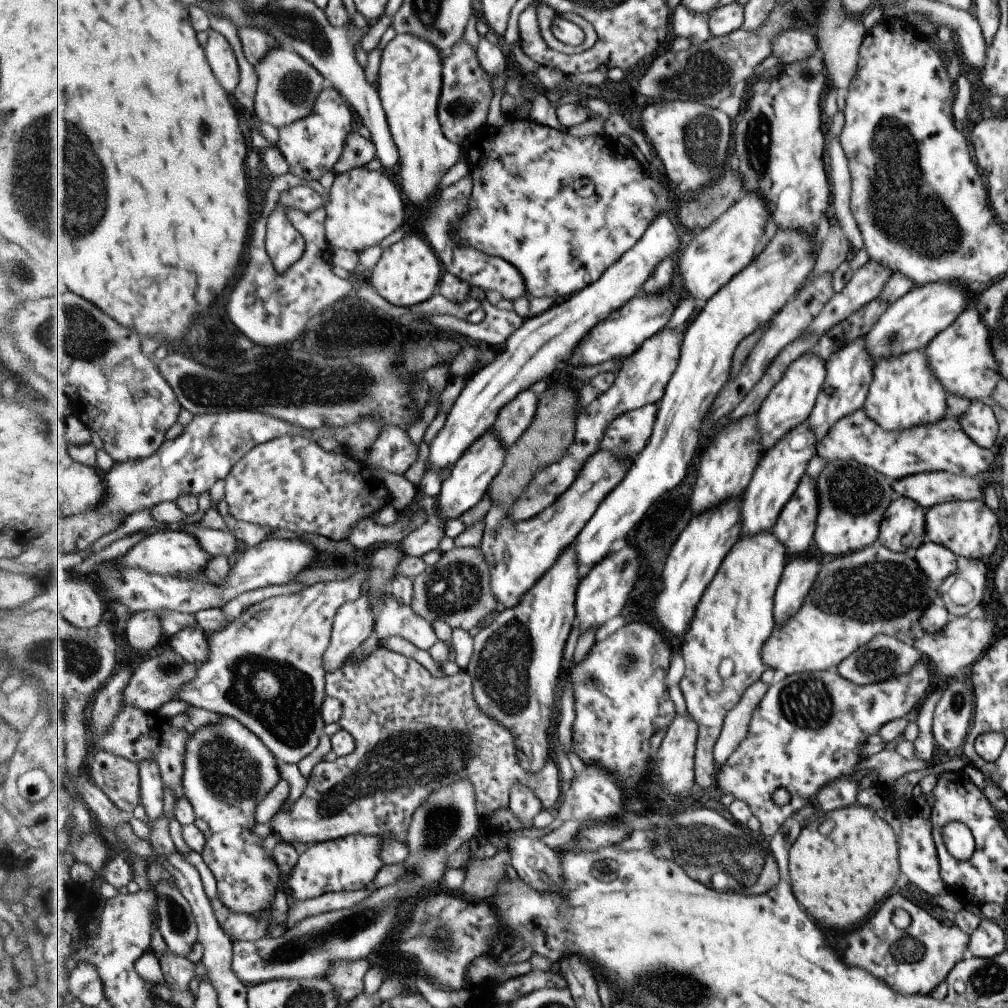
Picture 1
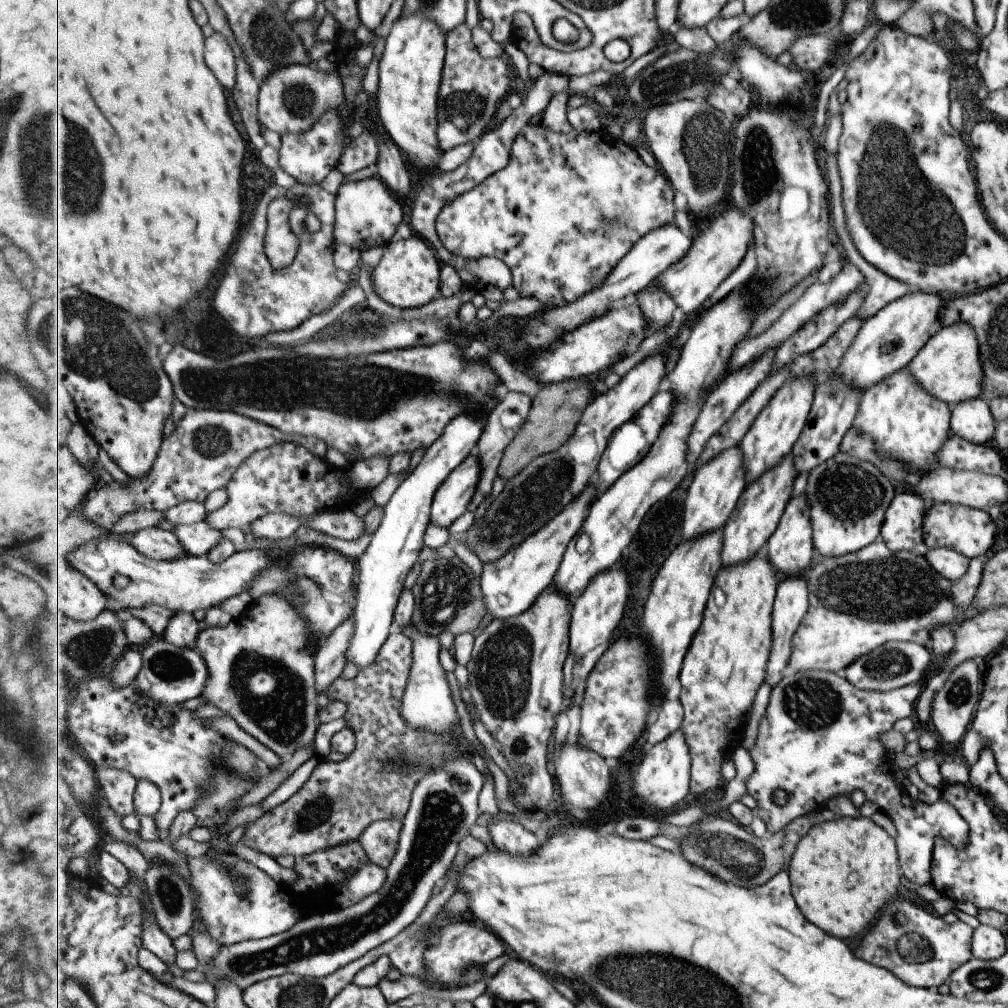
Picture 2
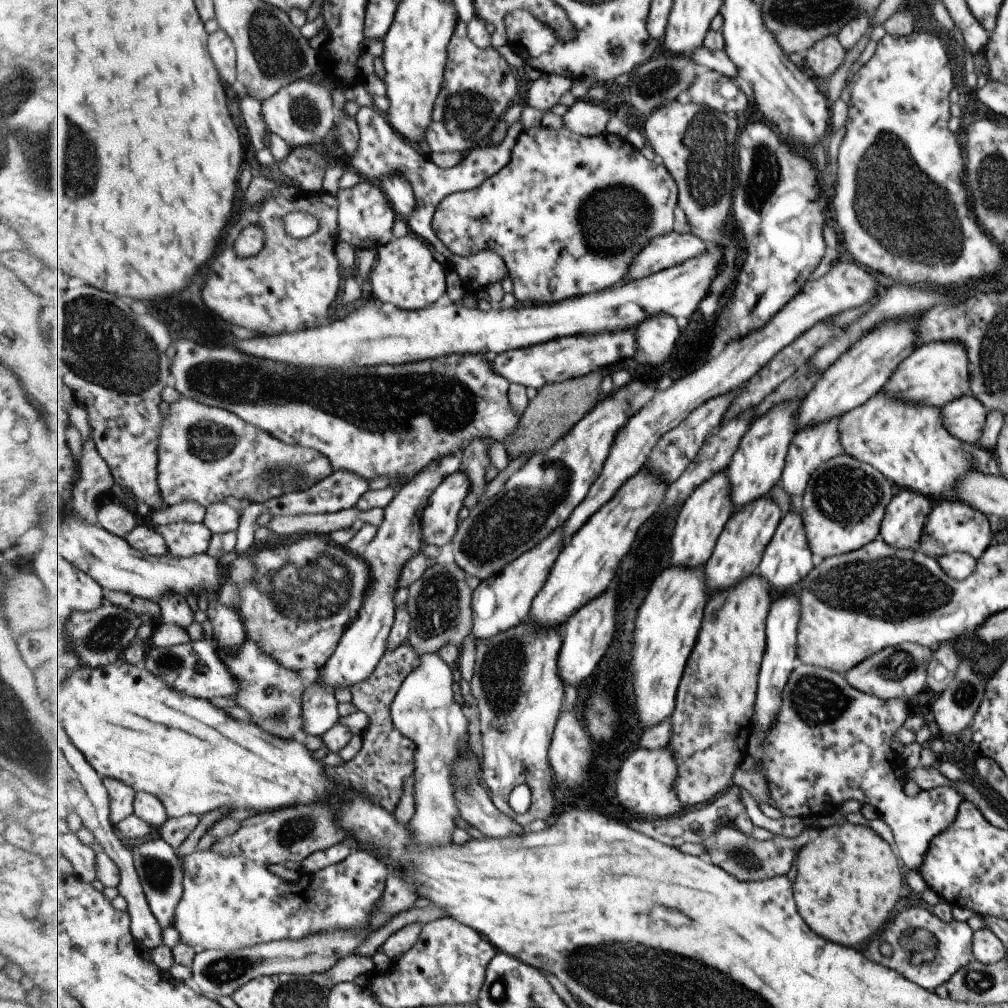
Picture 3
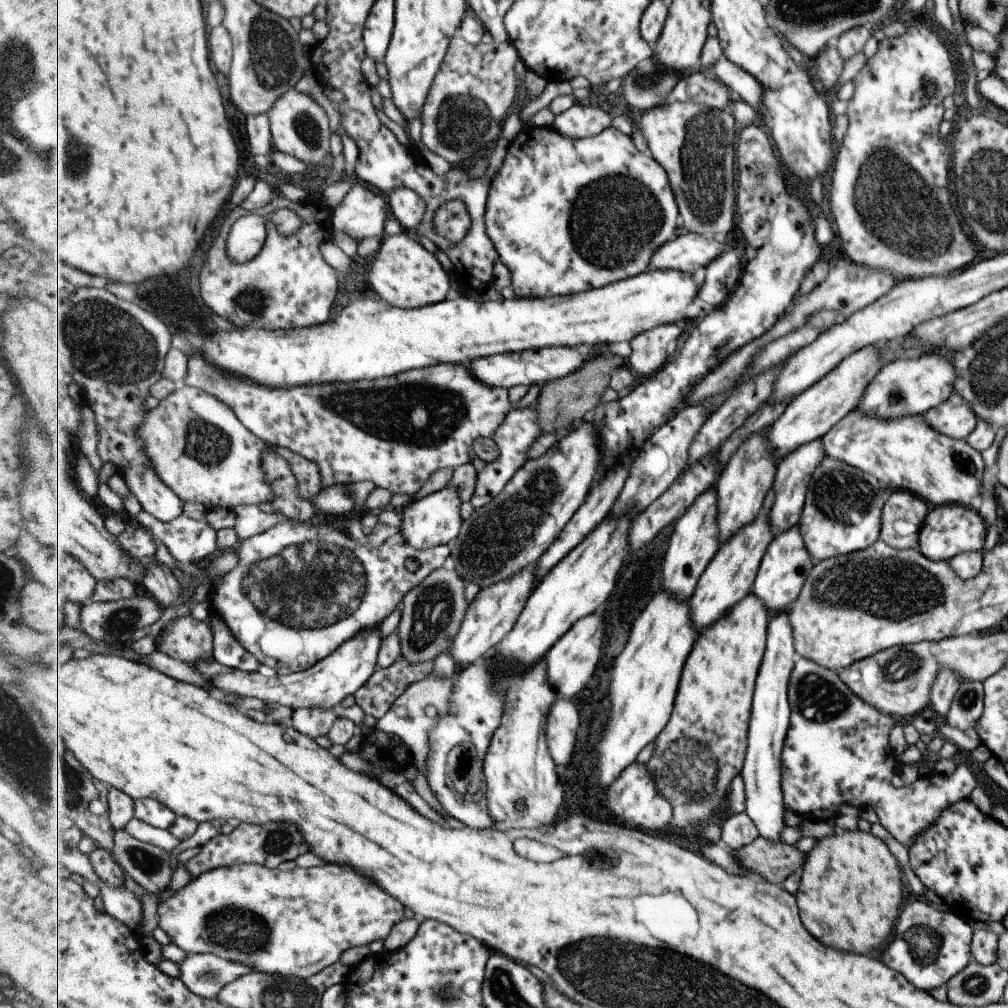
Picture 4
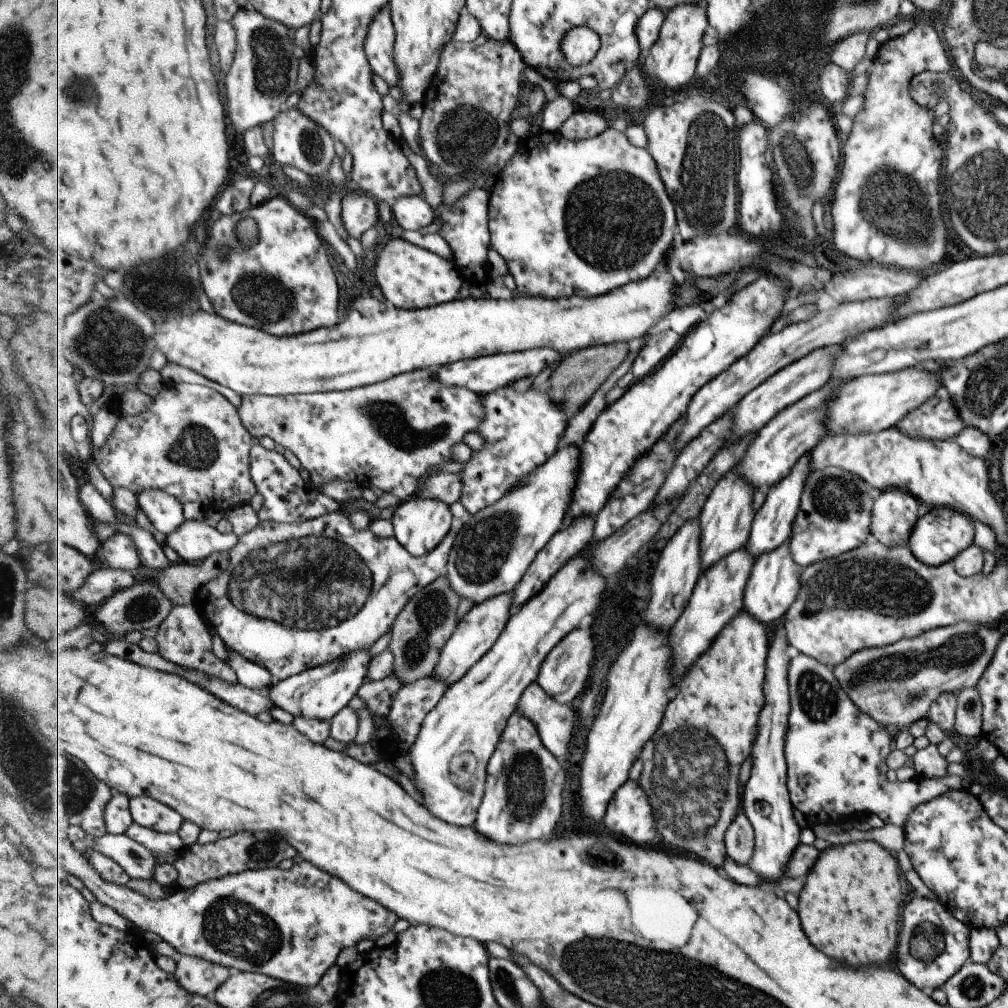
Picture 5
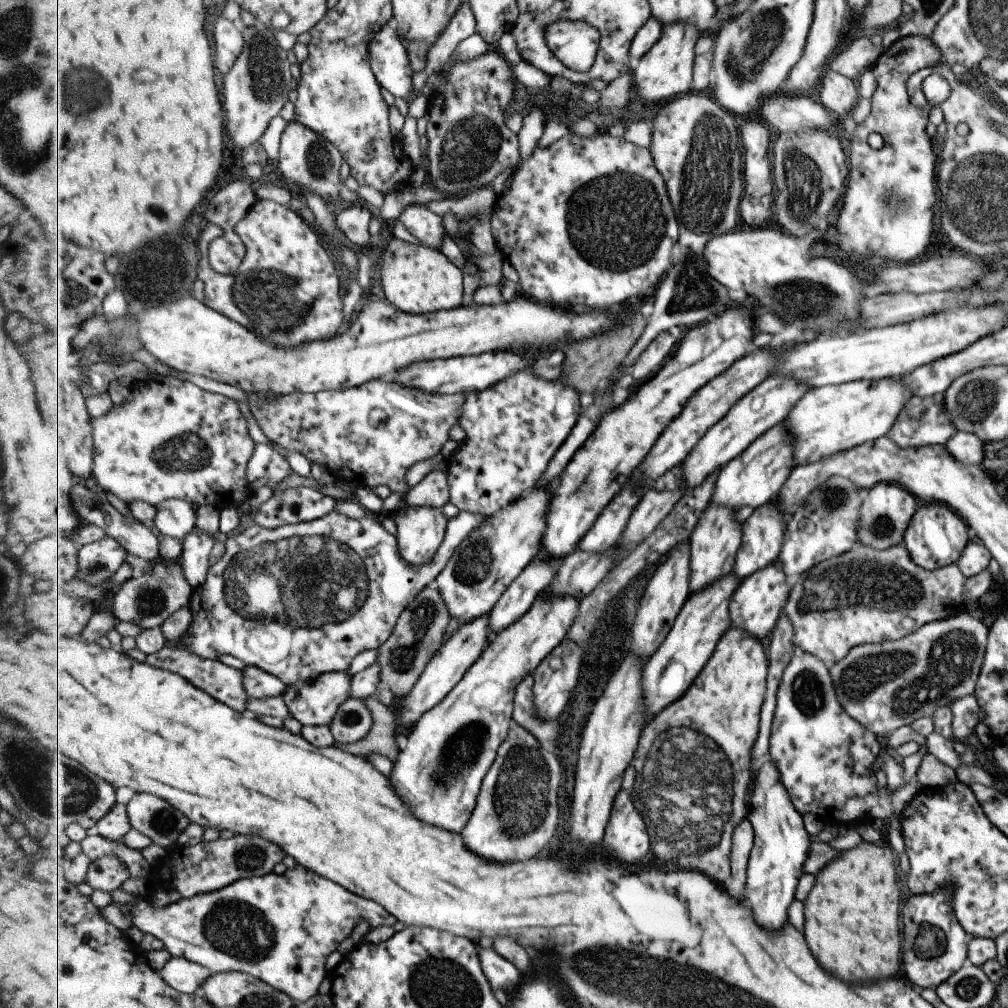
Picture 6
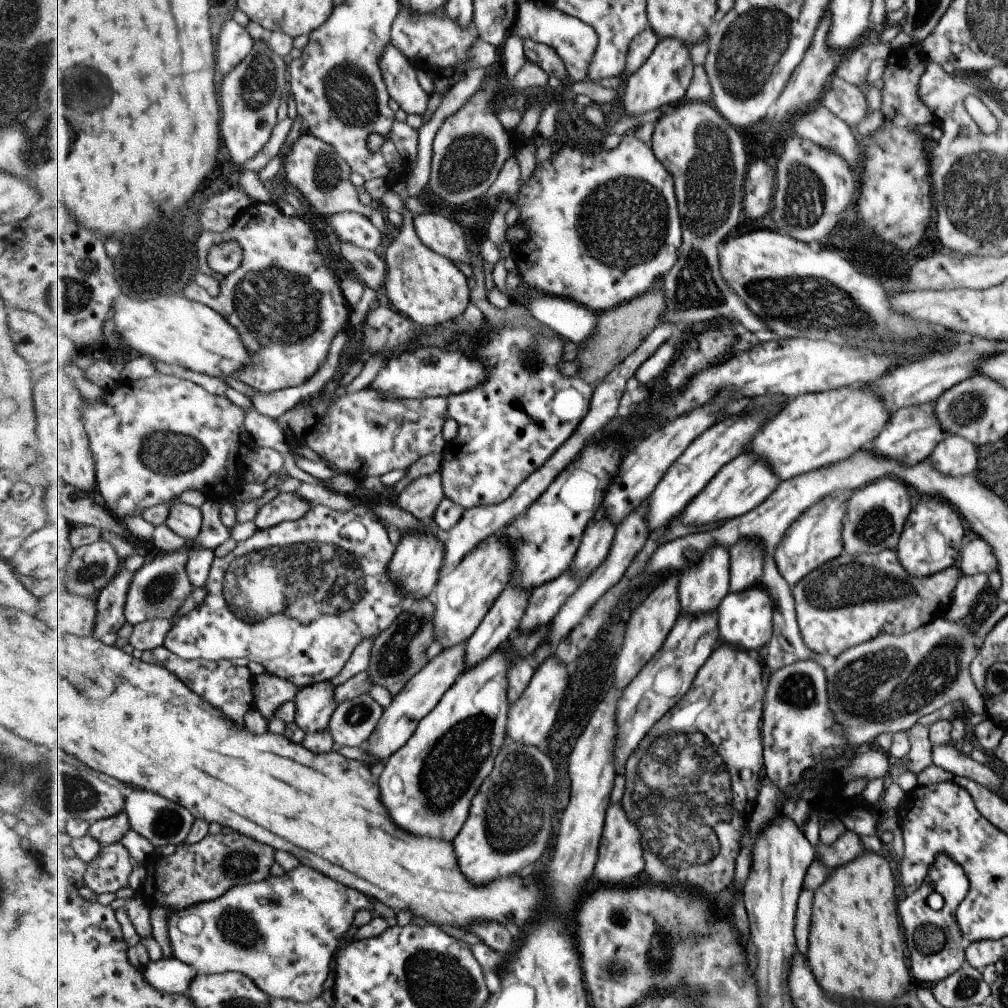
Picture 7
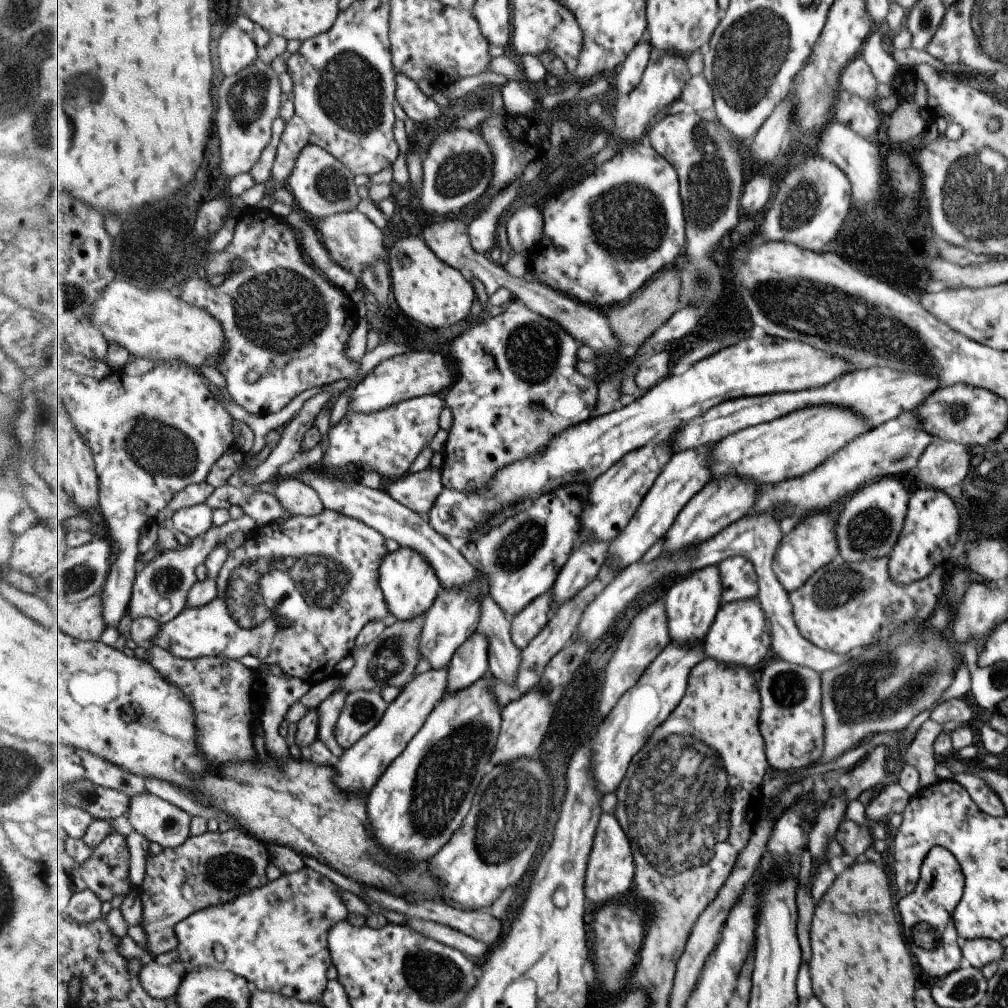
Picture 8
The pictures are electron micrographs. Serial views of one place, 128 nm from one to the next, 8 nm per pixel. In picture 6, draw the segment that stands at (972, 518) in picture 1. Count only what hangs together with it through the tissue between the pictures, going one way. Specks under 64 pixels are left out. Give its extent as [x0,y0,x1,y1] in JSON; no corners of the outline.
[902,503,968,570]

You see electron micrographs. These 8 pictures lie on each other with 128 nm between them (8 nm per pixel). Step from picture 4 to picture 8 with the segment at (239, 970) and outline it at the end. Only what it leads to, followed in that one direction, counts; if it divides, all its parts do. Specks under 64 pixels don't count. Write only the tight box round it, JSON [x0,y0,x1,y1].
[139,959,188,999]

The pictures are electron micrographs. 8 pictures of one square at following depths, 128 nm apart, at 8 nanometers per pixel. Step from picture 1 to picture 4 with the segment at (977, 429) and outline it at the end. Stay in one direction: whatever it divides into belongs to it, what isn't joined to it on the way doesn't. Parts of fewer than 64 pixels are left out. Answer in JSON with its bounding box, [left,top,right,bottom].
[922,391,978,440]

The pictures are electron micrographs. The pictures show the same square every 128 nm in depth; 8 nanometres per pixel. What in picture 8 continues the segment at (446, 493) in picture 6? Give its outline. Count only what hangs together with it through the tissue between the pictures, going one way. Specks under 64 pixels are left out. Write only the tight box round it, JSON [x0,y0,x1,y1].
[385,466,445,519]

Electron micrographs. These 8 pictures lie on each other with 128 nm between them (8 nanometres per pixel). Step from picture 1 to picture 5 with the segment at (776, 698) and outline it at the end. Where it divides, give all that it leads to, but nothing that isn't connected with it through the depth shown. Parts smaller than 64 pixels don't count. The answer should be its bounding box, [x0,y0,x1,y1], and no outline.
[786,653,971,828]

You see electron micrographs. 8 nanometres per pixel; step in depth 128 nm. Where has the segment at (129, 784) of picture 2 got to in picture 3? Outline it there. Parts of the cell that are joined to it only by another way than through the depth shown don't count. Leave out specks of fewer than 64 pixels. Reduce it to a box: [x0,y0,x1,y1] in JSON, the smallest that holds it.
[104,777,137,826]

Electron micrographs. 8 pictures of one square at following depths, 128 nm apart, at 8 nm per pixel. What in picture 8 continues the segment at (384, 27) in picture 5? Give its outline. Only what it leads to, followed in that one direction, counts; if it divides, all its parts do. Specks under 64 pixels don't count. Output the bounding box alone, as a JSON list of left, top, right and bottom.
[396,72,441,122]

